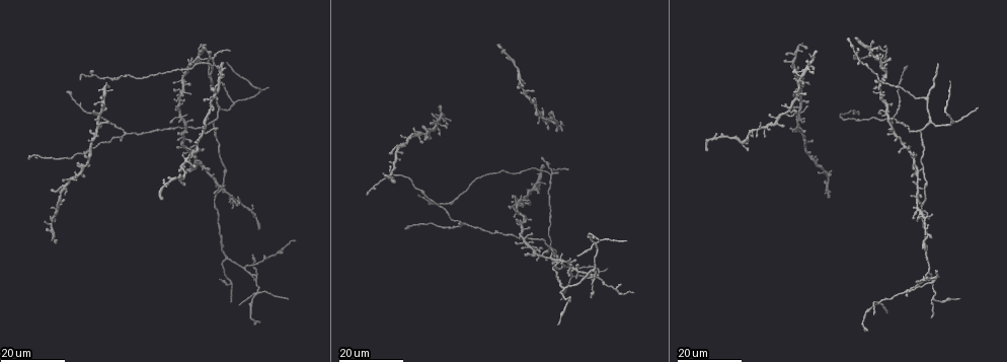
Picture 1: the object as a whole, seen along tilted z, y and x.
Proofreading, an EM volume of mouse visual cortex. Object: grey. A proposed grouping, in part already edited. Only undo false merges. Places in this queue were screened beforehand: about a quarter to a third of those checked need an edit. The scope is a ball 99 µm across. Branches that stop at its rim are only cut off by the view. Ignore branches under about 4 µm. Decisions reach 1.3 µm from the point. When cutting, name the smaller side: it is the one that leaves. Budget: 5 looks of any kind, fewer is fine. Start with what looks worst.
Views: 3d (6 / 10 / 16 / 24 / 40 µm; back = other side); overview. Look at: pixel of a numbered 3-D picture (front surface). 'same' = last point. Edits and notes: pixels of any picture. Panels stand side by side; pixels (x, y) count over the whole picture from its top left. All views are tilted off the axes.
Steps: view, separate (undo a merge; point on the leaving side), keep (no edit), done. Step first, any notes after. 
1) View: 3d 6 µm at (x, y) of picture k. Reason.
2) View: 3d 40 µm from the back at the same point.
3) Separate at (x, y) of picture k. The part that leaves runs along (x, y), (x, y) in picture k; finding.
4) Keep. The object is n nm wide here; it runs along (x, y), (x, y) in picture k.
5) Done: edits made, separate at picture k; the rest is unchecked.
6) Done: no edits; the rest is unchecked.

View: 3d 16 µm at (257, 294) of picture 1.

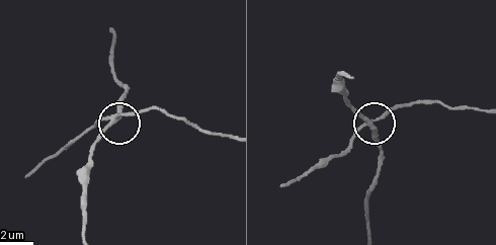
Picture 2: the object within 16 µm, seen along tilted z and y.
View: 3d 6 µm at (373, 124) of picture 2.

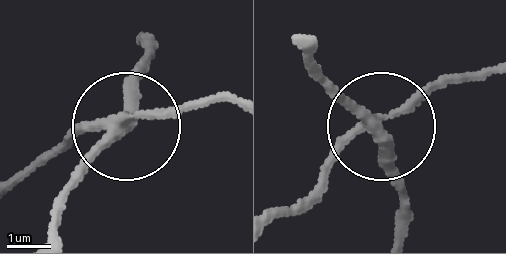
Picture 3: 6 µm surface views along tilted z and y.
Separate at (169, 112) of picture 3. The part that leaves runs along (120, 124), (193, 100), (237, 101) in picture 3; two cells meet here.

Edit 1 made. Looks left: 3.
View: 3d 24 µm at (203, 131) of picture 1. A fork.

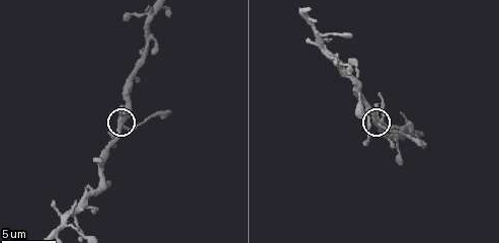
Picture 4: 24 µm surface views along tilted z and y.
View: 3d 10 µm at (120, 127) of picture 4.

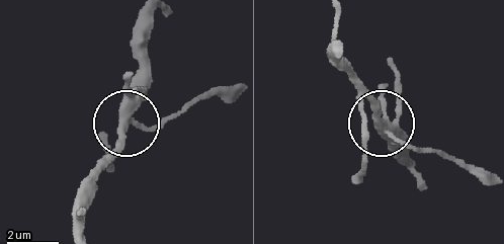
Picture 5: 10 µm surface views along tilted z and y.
Keep. The side arm is 5 µm long; 3 arms meet here; continuous, no second cell.

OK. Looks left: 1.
Done: edits made, separate at picture 3; the rest is unchecked.

